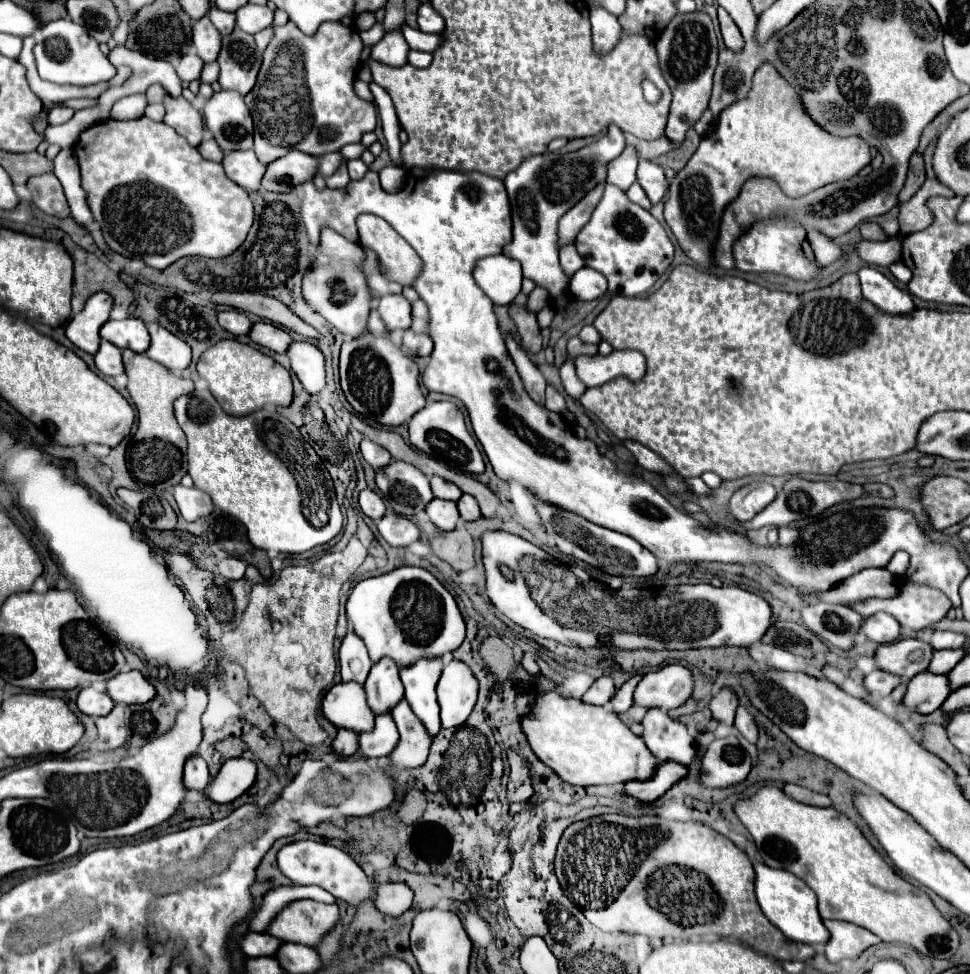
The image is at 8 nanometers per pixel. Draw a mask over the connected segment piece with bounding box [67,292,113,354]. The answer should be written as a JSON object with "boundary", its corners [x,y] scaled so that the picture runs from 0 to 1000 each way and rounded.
{"boundary":[[[108,300],[96,302],[88,316],[69,333],[69,347],[86,361],[98,363],[102,359],[102,337],[112,329],[116,306]]]}

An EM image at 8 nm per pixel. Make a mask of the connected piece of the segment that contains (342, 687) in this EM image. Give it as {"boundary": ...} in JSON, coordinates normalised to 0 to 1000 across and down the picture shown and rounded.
{"boundary":[[[345,702],[331,719],[333,735],[345,745],[366,754],[385,749],[385,731],[376,723],[376,708],[372,702]]]}

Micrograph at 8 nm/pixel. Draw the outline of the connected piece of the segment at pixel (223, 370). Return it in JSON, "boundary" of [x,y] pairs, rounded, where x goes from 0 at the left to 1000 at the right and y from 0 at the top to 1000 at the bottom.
{"boundary":[[[228,349],[220,353],[220,357],[213,357],[207,363],[207,370],[203,372],[203,382],[207,388],[215,392],[215,400],[220,402],[228,419],[232,419],[232,423],[240,427],[253,427],[261,421],[269,421],[275,415],[300,415],[302,396],[298,382],[279,366],[271,363],[269,359],[257,353],[248,353],[246,349]]]}

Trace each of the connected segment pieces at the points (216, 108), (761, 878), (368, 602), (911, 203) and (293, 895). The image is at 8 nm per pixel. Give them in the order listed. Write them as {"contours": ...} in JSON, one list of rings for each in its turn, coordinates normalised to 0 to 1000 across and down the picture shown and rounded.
{"contours":[[[[222,94],[209,111],[209,123],[230,156],[261,152],[259,115],[246,94]]],[[[778,887],[778,918],[787,938],[813,963],[830,969],[851,969],[855,965],[855,955],[848,951],[848,945],[842,936],[840,916],[828,906],[822,903],[815,895],[799,893],[789,887]]],[[[413,581],[389,593],[372,595],[358,620],[358,637],[376,659],[385,680],[403,676],[411,686],[420,686],[434,676],[457,676],[469,669],[479,655],[479,639],[467,612],[455,598],[436,583]]],[[[961,183],[957,184],[937,206],[928,208],[927,230],[929,230],[931,242],[960,232],[962,218],[958,218],[958,211],[955,211],[955,208],[963,201],[980,203],[984,198],[978,193],[970,191],[965,183]]],[[[286,910],[286,912],[279,912],[271,920],[269,932],[259,938],[257,955],[259,957],[273,957],[273,949],[277,949],[277,945],[281,945],[281,940],[294,928],[298,928],[302,924],[310,924],[310,922],[321,922],[321,924],[335,926],[335,928],[343,928],[345,926],[345,922],[339,920],[339,916],[335,916],[329,910]]]]}

